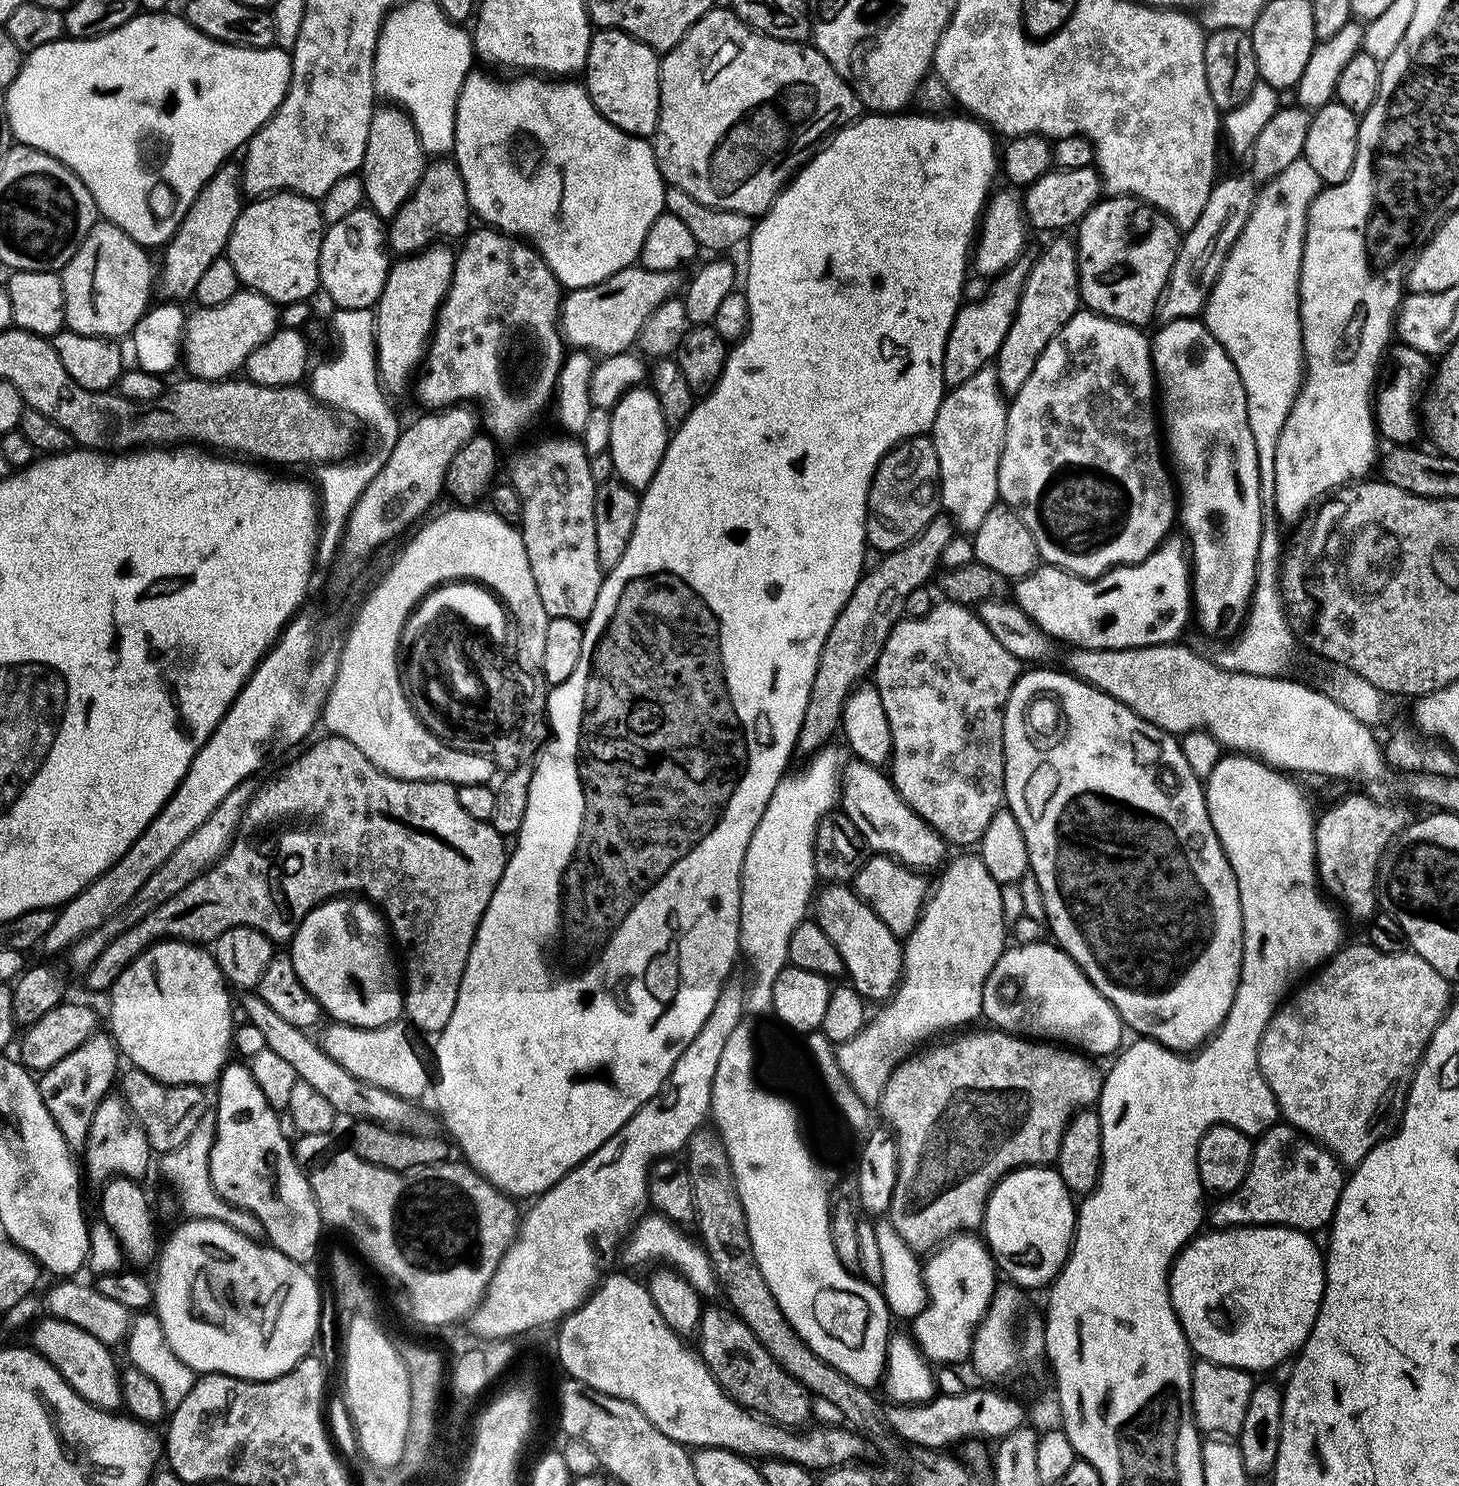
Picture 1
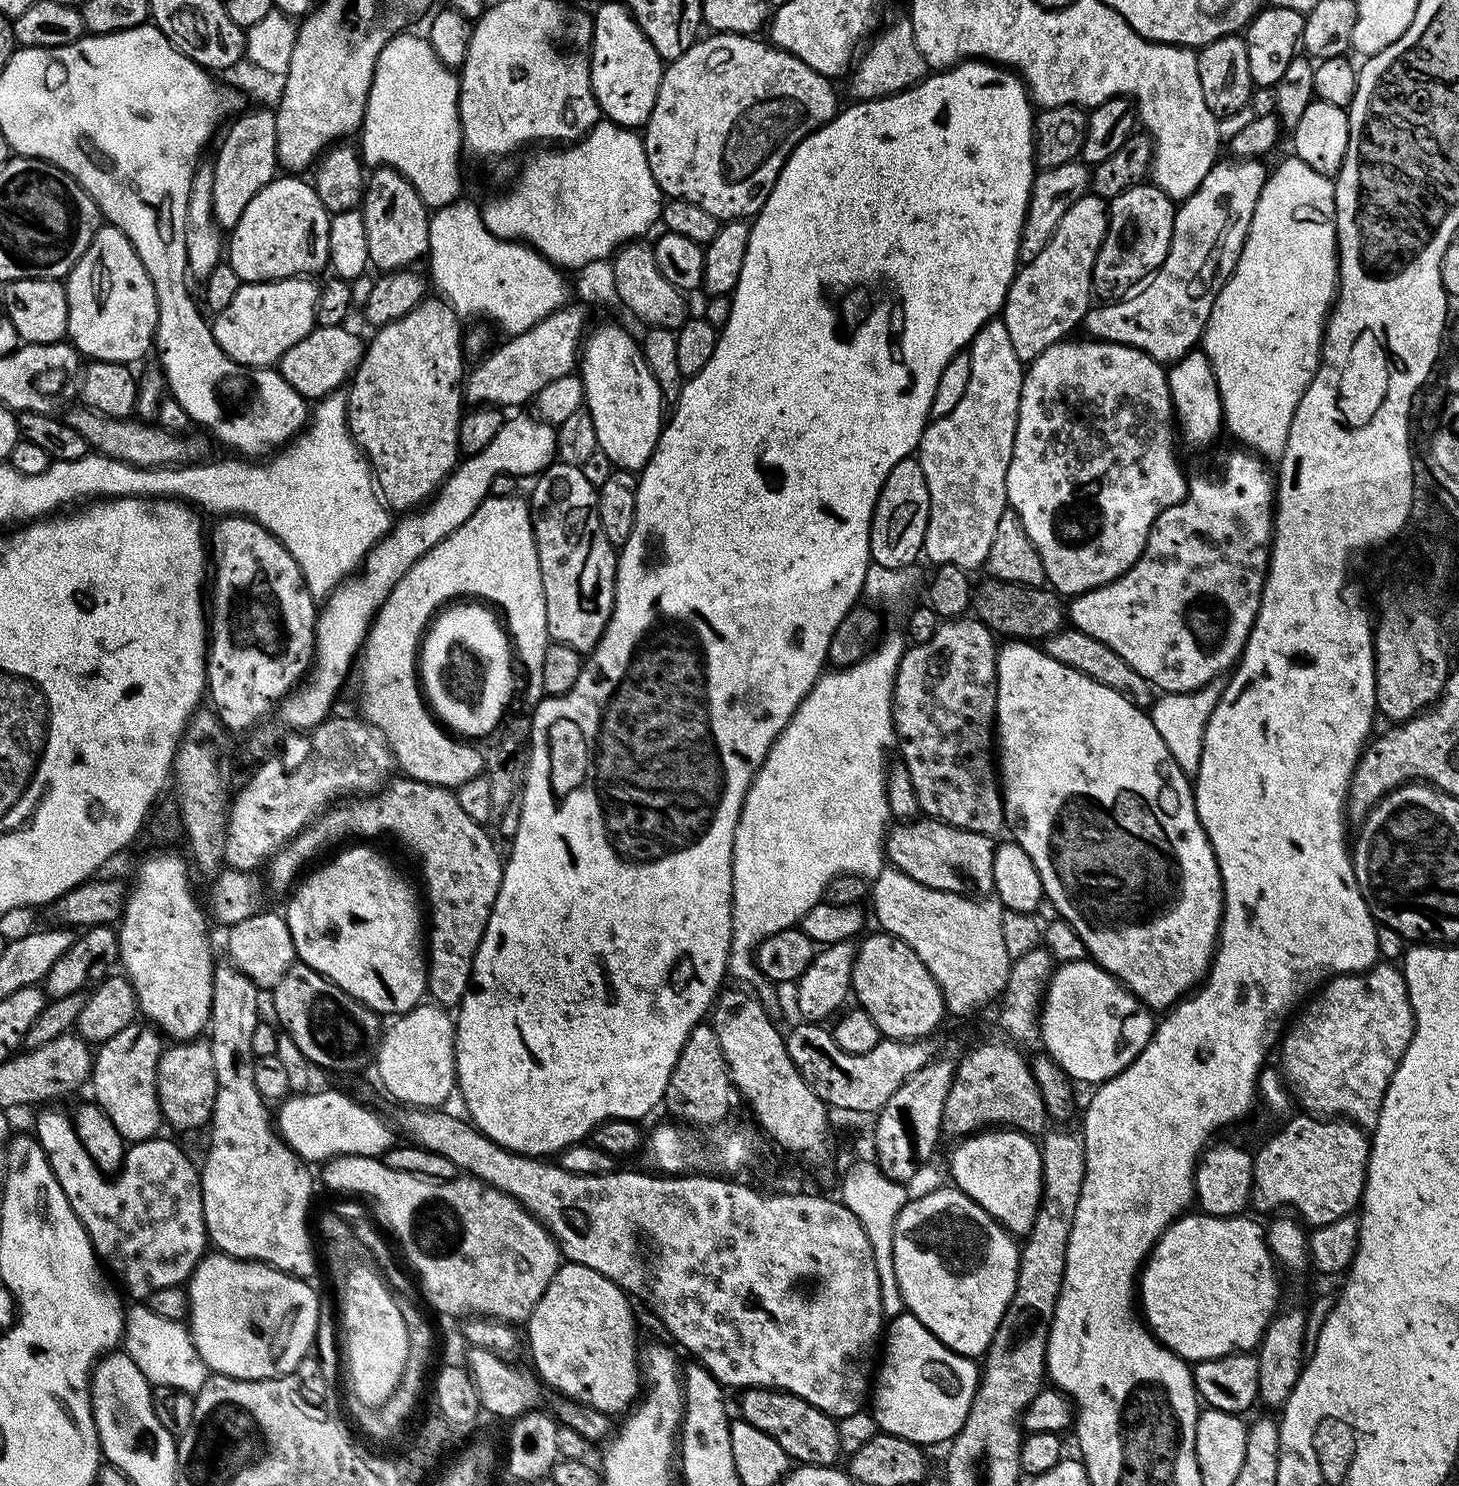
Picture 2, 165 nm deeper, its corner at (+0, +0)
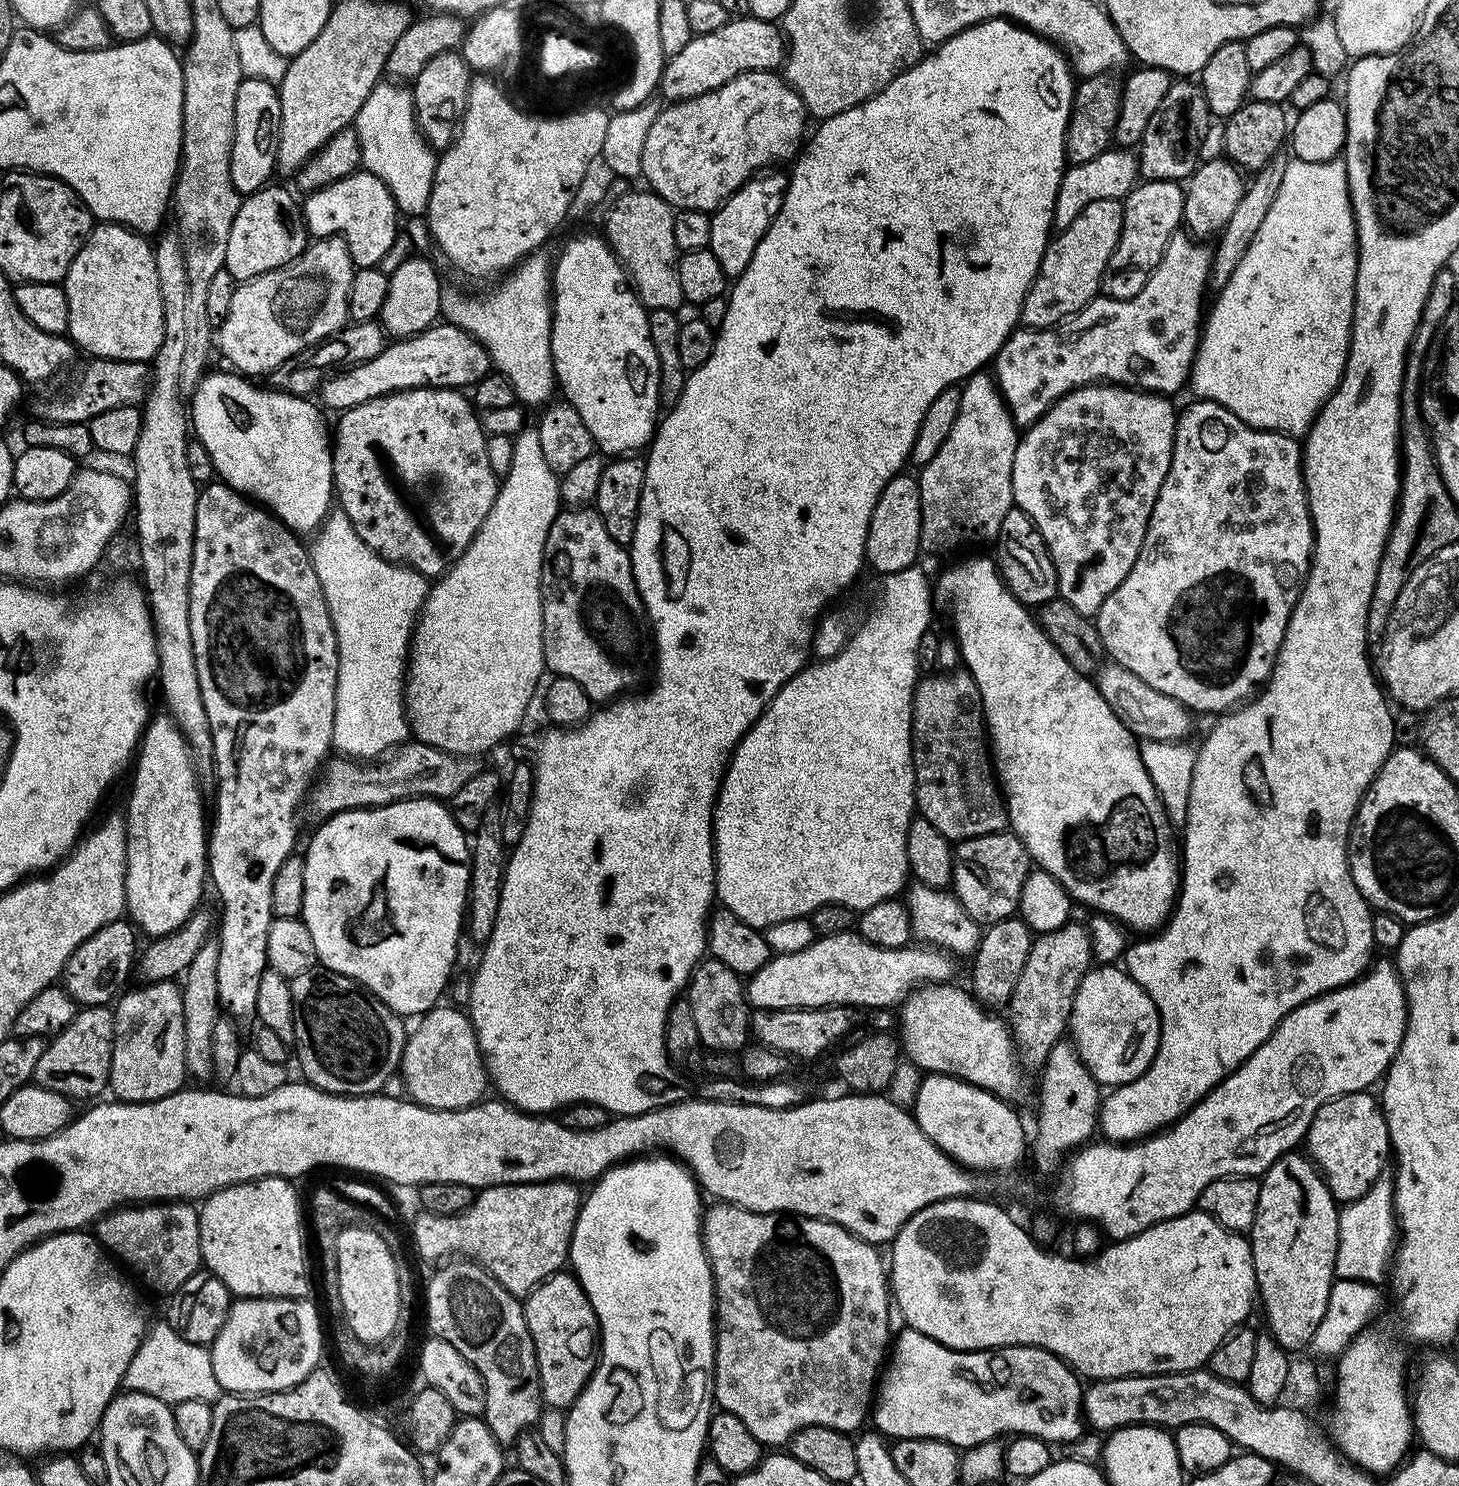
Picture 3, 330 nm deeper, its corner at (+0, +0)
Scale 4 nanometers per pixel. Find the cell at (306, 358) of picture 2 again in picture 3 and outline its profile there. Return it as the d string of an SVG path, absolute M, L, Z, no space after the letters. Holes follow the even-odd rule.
M437 322L416 336L393 339L378 358L329 375L320 385L318 396L324 399L325 409L333 408L333 413L339 414L367 400L411 388L468 390L489 375L491 368L492 360L487 350L470 333L453 324Z

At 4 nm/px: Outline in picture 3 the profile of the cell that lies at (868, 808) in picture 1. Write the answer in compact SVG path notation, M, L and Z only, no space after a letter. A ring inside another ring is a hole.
M1011 830L961 840L954 848L951 891L976 924L987 926L1015 915L1021 888L1032 870L1024 843Z

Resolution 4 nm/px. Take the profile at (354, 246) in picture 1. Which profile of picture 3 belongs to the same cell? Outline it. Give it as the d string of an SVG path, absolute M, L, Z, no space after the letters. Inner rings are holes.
M357 170L340 181L327 185L316 192L307 193L302 200L304 225L308 227L308 235L312 238L339 236L344 239L348 253L356 268L375 268L383 265L388 251L396 244L396 216L398 209L390 190L374 174L367 170Z

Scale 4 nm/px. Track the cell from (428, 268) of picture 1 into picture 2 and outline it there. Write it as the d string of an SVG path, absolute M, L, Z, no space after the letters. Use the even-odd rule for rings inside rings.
M425 298L419 304L414 305L406 315L392 320L389 324L379 325L372 336L372 341L367 341L363 349L358 367L351 377L350 385L352 389L347 389L348 397L348 429L352 432L352 437L356 439L357 444L364 450L364 455L368 457L368 463L372 466L372 474L376 482L376 487L387 507L404 508L400 510L412 510L417 506L423 505L435 493L436 489L444 483L444 480L451 474L453 468L458 463L458 445L456 443L456 434L460 426L462 415L462 381L466 376L466 367L464 368L464 359L466 354L462 349L462 327L455 310L447 300L437 298Z

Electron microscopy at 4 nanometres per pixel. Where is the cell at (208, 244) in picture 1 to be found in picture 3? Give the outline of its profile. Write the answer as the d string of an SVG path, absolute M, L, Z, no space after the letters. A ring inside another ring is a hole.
M245 78L238 86L238 98L234 102L234 150L230 152L230 178L242 194L251 194L265 187L277 171L276 155L280 141L280 94L277 85Z

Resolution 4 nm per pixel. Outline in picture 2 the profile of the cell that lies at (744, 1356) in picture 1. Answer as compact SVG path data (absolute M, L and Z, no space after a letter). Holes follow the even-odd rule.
M745 1388L739 1396L739 1419L770 1434L770 1438L786 1450L789 1461L800 1466L813 1464L815 1468L830 1468L837 1463L836 1459L841 1459L837 1421L818 1410L818 1406L810 1406L810 1402L792 1392L777 1392L771 1388Z

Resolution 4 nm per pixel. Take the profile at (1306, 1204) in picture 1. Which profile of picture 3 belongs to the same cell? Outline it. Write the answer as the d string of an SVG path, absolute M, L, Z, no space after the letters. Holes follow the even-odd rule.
M1371 1091L1351 1092L1345 1096L1335 1096L1330 1102L1326 1102L1314 1114L1314 1118L1308 1127L1306 1137L1307 1155L1313 1164L1320 1169L1320 1175L1324 1177L1326 1186L1331 1190L1332 1196L1341 1205L1353 1204L1362 1194L1370 1190L1376 1181L1381 1179L1384 1163L1390 1160L1390 1145L1388 1143L1388 1127L1384 1110L1379 1099L1372 1097Z

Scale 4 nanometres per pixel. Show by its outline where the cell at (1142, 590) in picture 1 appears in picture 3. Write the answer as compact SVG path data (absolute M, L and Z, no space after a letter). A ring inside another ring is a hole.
M1196 398L1193 401L1185 412L1183 409L1176 417L1170 470L1162 482L1162 490L1158 490L1158 498L1150 514L1148 529L1138 550L1138 558L1134 558L1130 574L1126 574L1123 582L1100 603L1094 613L1094 623L1105 653L1115 663L1126 666L1130 674L1138 674L1142 682L1154 686L1154 690L1162 690L1162 694L1170 694L1170 698L1182 702L1185 708L1193 713L1223 714L1235 709L1241 702L1247 701L1257 689L1267 684L1272 667L1276 665L1276 656L1280 652L1282 638L1286 634L1292 607L1298 602L1300 591L1304 589L1304 580L1308 576L1308 567L1312 564L1314 534L1312 515L1308 509L1308 495L1304 489L1304 457L1301 441L1297 437L1287 436L1281 432L1265 432L1263 428L1251 428L1246 422L1230 414L1230 410L1226 410L1213 400Z

